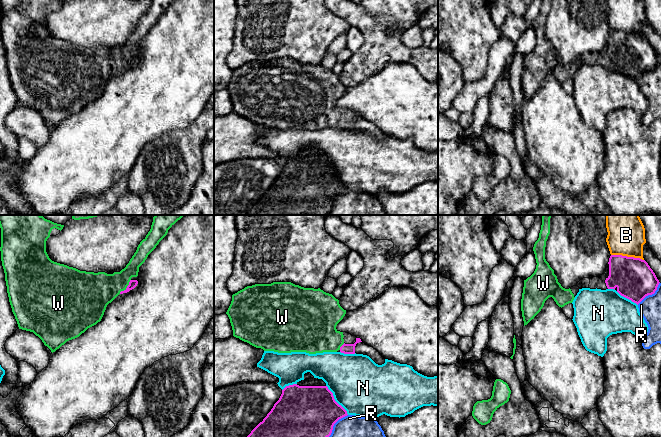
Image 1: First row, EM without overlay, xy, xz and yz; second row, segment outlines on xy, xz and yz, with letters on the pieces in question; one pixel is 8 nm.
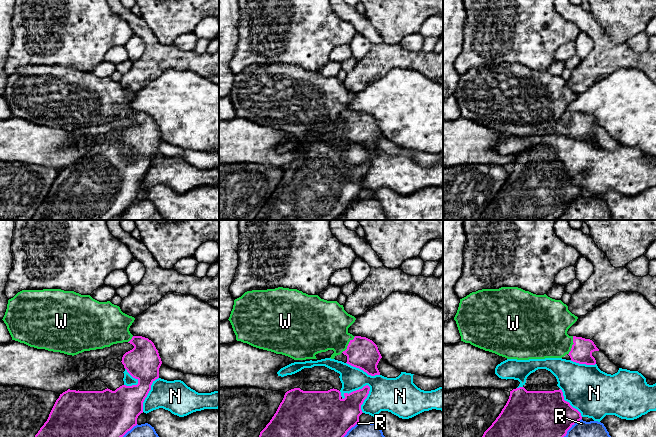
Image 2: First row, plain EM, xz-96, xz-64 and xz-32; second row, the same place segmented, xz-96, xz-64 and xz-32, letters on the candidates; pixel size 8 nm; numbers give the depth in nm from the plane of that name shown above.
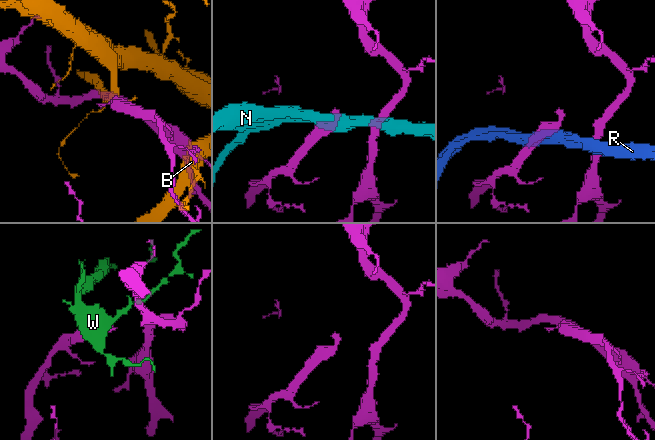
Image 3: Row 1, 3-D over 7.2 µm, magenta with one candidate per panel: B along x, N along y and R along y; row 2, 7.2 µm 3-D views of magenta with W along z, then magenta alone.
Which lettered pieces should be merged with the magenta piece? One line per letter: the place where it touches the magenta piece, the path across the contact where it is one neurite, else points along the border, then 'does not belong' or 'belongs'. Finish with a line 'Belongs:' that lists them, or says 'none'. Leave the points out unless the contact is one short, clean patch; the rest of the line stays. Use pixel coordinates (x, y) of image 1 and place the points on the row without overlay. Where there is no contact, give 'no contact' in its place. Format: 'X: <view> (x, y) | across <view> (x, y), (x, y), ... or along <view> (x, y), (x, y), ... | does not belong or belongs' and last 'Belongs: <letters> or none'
B: yz (626, 32) | does not belong
N: xz (334, 176) | does not belong
R: xz (333, 201) | does not belong
W: xy (127, 63) | across xy (133, 59), (127, 63), (105, 63), (96, 66) | belongs
Belongs: W

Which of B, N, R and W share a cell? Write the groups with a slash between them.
B / N / R / W

